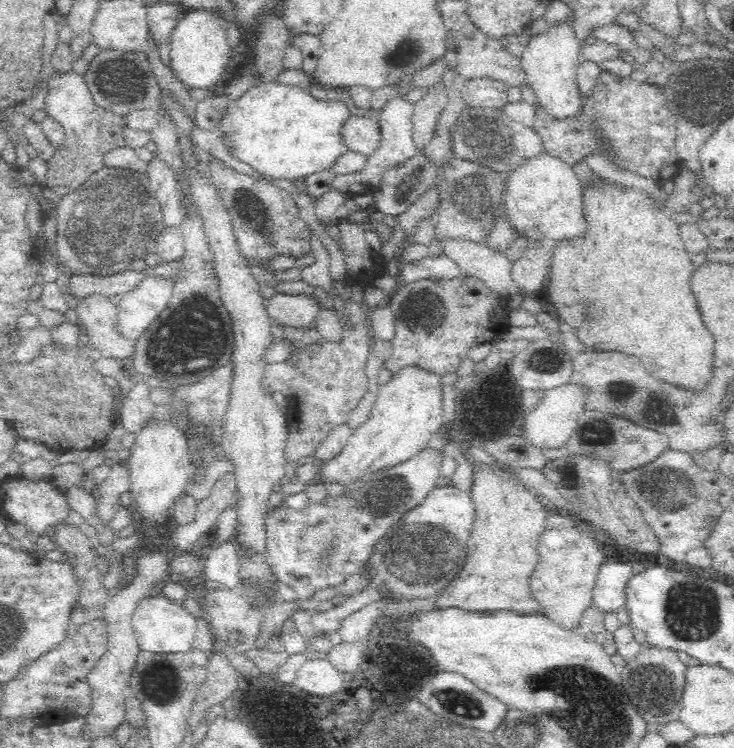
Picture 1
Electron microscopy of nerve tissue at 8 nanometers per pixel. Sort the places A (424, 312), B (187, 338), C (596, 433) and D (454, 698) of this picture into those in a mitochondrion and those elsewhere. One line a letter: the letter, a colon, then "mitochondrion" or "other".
A: mitochondrion
B: mitochondrion
C: mitochondrion
D: mitochondrion

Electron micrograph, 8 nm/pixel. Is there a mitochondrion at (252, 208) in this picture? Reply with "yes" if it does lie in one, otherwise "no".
yes

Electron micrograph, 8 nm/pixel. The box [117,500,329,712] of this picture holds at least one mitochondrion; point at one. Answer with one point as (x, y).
(160, 682)

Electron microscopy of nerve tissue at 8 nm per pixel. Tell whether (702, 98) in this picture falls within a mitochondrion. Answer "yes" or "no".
yes

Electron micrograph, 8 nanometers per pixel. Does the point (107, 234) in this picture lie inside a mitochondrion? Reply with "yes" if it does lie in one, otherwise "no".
yes

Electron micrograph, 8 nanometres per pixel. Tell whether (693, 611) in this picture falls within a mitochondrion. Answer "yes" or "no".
yes

